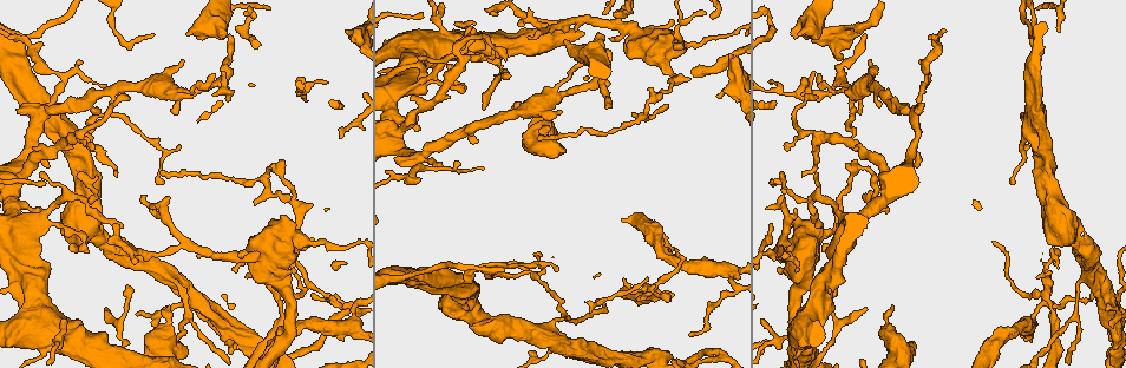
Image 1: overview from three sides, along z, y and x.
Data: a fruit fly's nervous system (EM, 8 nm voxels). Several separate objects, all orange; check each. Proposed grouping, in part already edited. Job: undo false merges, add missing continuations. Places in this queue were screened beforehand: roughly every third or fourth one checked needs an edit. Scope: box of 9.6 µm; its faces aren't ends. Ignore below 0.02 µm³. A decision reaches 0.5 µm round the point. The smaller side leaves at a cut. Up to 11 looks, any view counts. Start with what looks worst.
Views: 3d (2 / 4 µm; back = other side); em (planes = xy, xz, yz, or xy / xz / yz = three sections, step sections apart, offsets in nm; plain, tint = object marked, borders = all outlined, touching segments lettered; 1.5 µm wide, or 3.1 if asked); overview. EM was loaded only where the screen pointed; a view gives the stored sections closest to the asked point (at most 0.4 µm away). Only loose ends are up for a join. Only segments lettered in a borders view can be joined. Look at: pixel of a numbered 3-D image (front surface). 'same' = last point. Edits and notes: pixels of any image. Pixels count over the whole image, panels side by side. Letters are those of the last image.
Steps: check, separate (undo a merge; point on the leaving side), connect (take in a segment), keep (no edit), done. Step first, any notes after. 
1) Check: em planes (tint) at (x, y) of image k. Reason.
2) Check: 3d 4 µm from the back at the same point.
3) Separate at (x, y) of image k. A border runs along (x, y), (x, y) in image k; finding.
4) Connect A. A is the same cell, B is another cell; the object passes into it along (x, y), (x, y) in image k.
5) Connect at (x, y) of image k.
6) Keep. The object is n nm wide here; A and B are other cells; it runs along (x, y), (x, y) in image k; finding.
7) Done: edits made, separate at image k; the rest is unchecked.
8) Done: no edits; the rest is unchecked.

Check: 3d 2 µm at (799, 34) of image 1. Branch stops here.

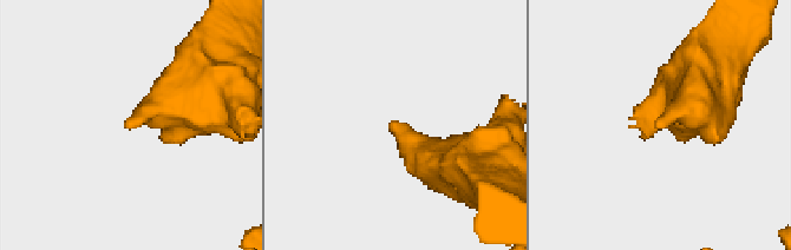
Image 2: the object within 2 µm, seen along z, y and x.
Check: em planes (borders) at (126, 125) of image 2.

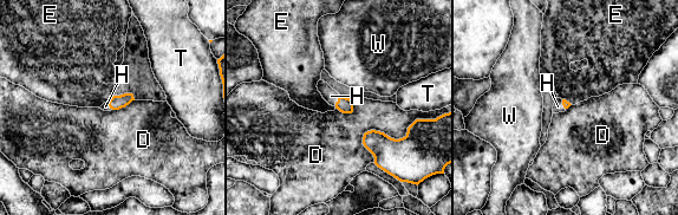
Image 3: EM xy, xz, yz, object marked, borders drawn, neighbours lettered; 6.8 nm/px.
Connect H. H is the same cell, D, E, T and W are other cells; the object passes into it along (345, 105), (338, 101), (331, 96) in image 3; the cell continues.

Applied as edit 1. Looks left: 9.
Check: overview. Redraw.

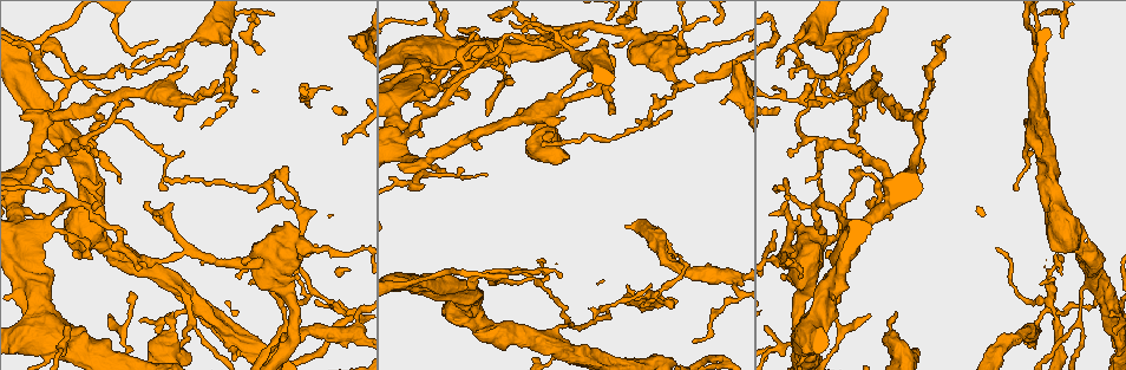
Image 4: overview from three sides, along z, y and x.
Check: 3d 2 µm at (235, 276) of image 4. Branch stops here.

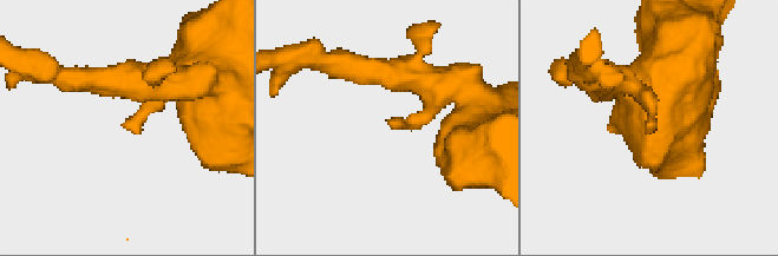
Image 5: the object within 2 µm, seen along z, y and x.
Check: em xy step 4 (borders) at (394, 127) of image 5. Need the tissue.

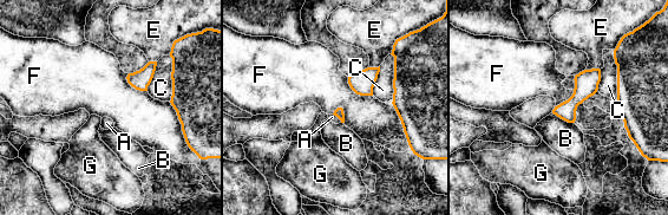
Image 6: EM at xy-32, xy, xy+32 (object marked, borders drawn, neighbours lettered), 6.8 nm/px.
Check: em planes (borders) at the same point. Another direction.

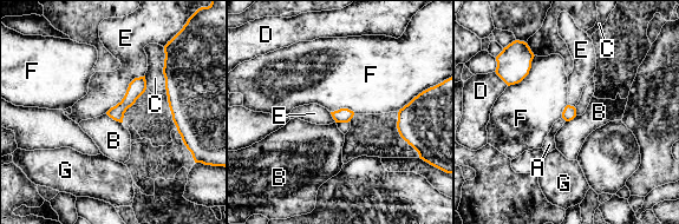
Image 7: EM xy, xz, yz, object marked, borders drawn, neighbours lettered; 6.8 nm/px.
Keep. A, B, C, D, E, F and G are other cells; it runs along (142, 79), (130, 98), (112, 114) in image 7; none of them fits.

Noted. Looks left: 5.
Check: 3d 4 µm at (867, 42) of image 4. An open end.

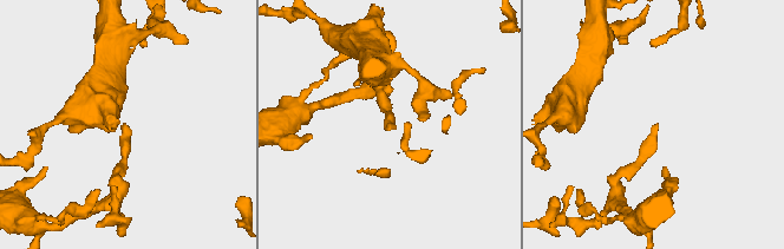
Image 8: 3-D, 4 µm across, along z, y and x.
Check: em planes (borders) at (123, 124) of image 8.

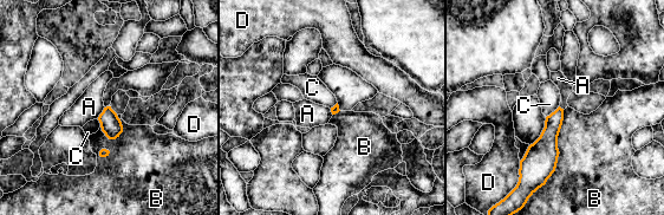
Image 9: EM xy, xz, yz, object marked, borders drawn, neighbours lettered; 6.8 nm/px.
Keep. A, B, C and D are other cells; a border runs along (104, 106), (97, 118) in image 9; no lettered segment goes on from it.

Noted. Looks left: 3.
Check: 3d 2 µm at (180, 156) of image 4. Tapers out.

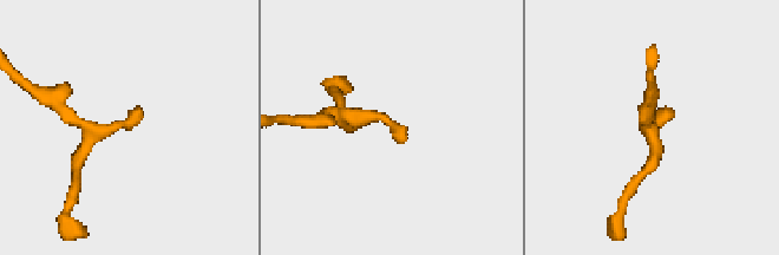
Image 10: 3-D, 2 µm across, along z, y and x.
Check: em yz step 4 (borders) at (673, 116) of image 10. Need the tissue.

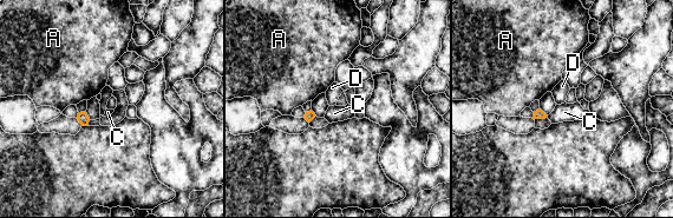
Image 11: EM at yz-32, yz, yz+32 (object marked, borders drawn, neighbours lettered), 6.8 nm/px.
Check: em planes (borders) at the same point.

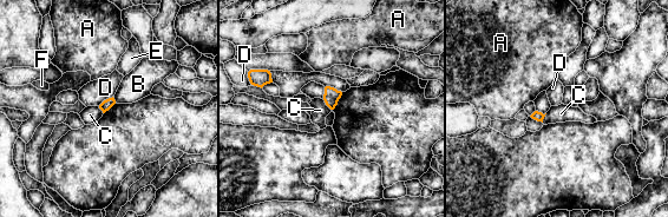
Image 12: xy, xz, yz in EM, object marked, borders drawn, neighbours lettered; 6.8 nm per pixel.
Keep. A, B, C, D, E and F are other cells; a border runs along (322, 99), (331, 110) in image 12; no lettered segment goes on from it.

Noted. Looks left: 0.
Done: edits made, connect at image 3; the rest is unchecked.

